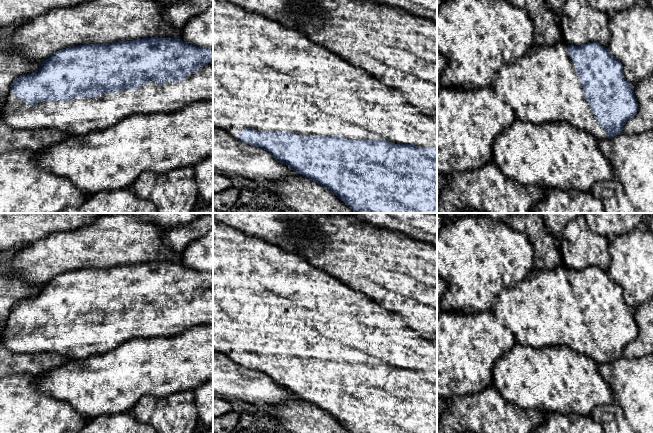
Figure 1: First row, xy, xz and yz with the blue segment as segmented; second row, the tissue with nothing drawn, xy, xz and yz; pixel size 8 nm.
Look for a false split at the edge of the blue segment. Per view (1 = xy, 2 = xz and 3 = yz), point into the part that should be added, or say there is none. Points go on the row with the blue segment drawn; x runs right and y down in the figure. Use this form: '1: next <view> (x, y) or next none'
1: next xy (80, 116)
2: next xz (268, 77)
3: next yz (542, 86)

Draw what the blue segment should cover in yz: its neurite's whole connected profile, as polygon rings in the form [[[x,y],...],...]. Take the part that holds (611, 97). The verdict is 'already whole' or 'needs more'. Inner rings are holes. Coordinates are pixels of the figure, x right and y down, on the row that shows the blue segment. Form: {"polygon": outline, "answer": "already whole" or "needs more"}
{"polygon": [[[563,40],[548,46],[534,44],[514,63],[502,66],[491,86],[512,108],[517,119],[533,124],[567,122],[592,134],[597,140],[621,134],[625,123],[636,115],[639,108],[633,85],[625,79],[621,62],[596,42],[582,46],[569,45]]], "answer": "needs more"}

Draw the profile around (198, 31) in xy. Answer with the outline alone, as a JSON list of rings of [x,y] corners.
[[[213,5],[202,14],[186,21],[181,30],[183,42],[213,49]]]

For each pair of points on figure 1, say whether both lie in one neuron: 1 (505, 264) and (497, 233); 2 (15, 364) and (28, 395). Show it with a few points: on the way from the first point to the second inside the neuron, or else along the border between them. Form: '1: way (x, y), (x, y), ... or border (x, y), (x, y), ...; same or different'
1: way (497, 256), (497, 241); same
2: border (38, 374), (15, 373), (10, 375); different

